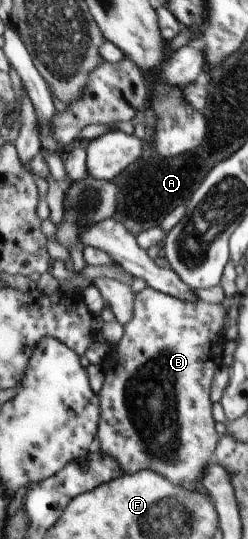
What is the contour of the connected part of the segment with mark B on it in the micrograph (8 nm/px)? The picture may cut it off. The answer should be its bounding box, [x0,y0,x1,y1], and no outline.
[96,285,223,488]

